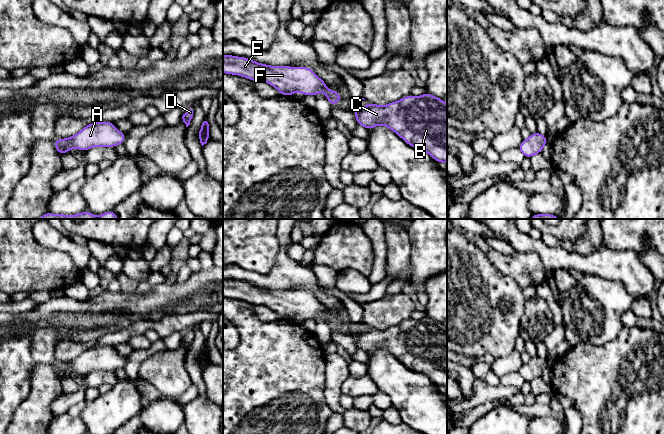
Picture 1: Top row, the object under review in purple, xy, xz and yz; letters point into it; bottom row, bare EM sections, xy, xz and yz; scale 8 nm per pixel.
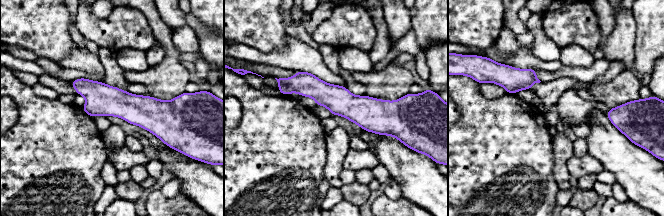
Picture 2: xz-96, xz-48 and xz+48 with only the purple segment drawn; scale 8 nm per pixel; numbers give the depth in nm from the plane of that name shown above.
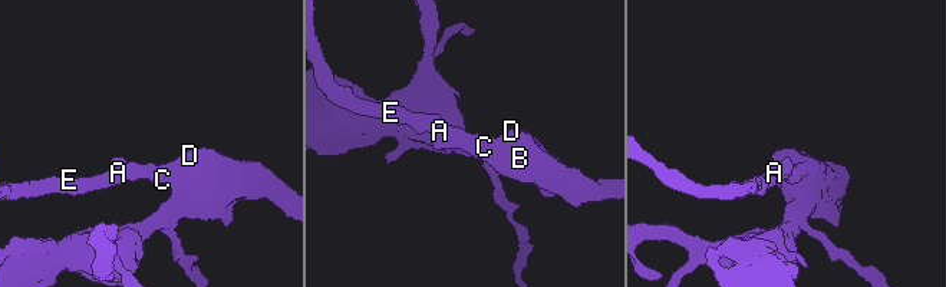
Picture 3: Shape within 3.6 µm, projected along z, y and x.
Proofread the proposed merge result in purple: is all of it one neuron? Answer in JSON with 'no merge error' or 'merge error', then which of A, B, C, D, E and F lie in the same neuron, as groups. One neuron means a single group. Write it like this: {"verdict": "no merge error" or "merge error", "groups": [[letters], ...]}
{"verdict": "no merge error", "groups": [["A", "B", "C", "D", "E", "F"]]}

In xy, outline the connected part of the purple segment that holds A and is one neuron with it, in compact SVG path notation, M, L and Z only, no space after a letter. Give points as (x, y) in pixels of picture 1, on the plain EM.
M94 346L70 362L54 363L56 375L62 379L72 371L87 375L92 371L115 371L124 367L126 358L117 354L113 346Z

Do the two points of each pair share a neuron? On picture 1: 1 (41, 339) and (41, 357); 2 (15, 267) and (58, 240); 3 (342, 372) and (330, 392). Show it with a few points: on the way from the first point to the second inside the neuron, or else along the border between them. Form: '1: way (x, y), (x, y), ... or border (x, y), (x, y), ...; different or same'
1: way (41, 343), (41, 353); same
2: border (31, 230), (34, 239), (40, 244), (69, 255); different
3: way (337, 377), (334, 380), (333, 387); same

